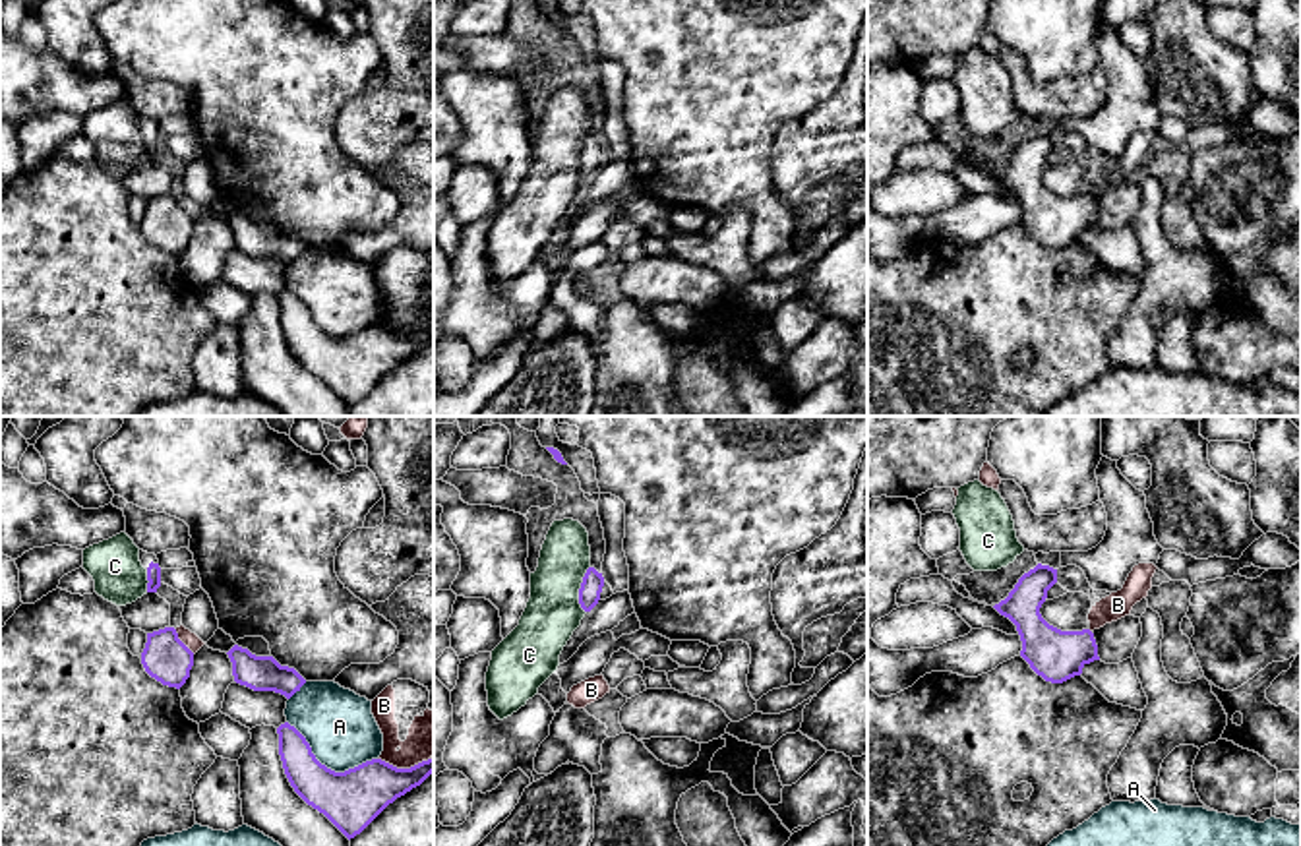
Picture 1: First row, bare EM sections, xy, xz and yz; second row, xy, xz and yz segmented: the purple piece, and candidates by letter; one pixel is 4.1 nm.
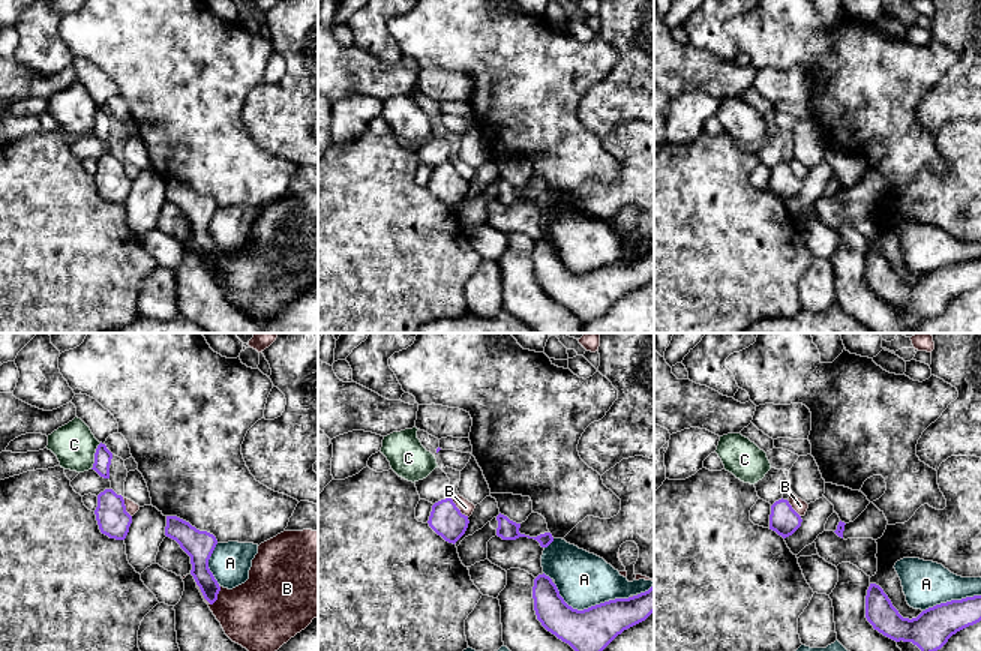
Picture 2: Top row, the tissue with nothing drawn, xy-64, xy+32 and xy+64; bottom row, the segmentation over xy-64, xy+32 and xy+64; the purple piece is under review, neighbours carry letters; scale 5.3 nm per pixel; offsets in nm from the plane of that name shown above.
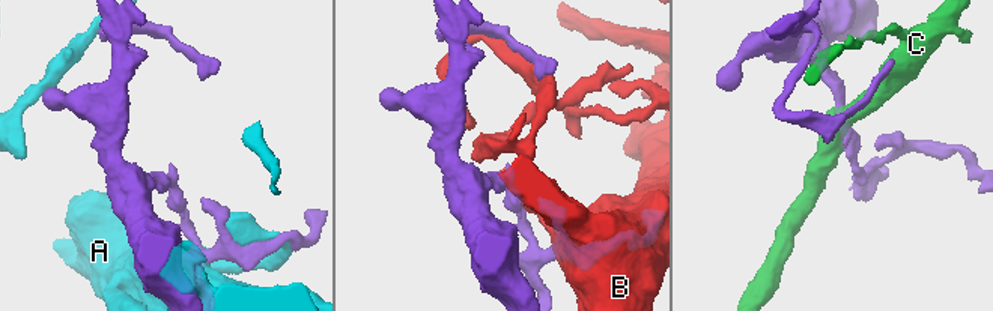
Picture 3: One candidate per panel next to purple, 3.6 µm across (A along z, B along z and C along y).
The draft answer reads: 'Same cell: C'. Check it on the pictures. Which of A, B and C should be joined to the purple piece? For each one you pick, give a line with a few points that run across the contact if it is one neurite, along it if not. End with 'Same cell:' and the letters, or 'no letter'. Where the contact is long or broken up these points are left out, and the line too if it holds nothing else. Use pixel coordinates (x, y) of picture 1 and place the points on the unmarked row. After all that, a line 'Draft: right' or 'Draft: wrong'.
Same cell: no letter
Draft: wrong

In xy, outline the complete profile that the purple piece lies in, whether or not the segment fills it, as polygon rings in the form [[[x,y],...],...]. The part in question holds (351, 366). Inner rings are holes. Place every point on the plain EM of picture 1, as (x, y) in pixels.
[[[288,288],[281,290],[277,300],[283,335],[294,358],[348,407],[434,339],[434,321],[410,335],[372,325],[335,339],[316,325],[306,304]]]

